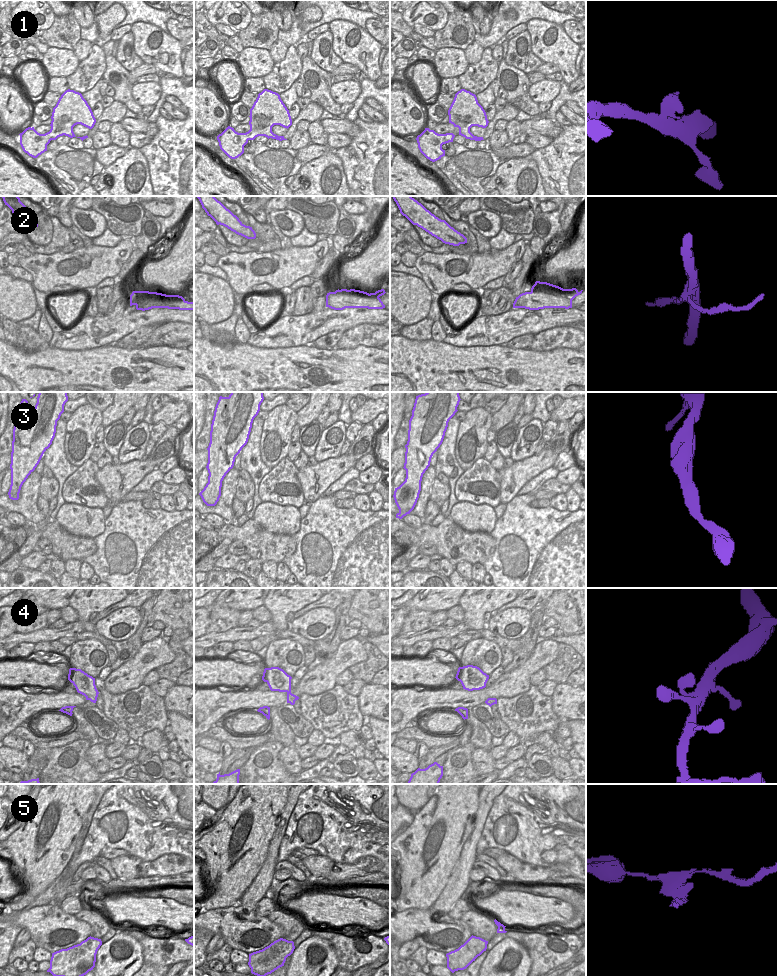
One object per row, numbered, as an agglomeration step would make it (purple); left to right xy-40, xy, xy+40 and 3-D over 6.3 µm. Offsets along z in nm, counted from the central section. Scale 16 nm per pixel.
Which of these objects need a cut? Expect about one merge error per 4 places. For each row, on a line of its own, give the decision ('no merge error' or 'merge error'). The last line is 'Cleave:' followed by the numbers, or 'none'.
1: no merge error
2: merge error
3: no merge error
4: no merge error
5: merge error
Cleave: 2, 5

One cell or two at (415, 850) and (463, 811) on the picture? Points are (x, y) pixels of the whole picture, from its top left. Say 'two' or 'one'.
one

